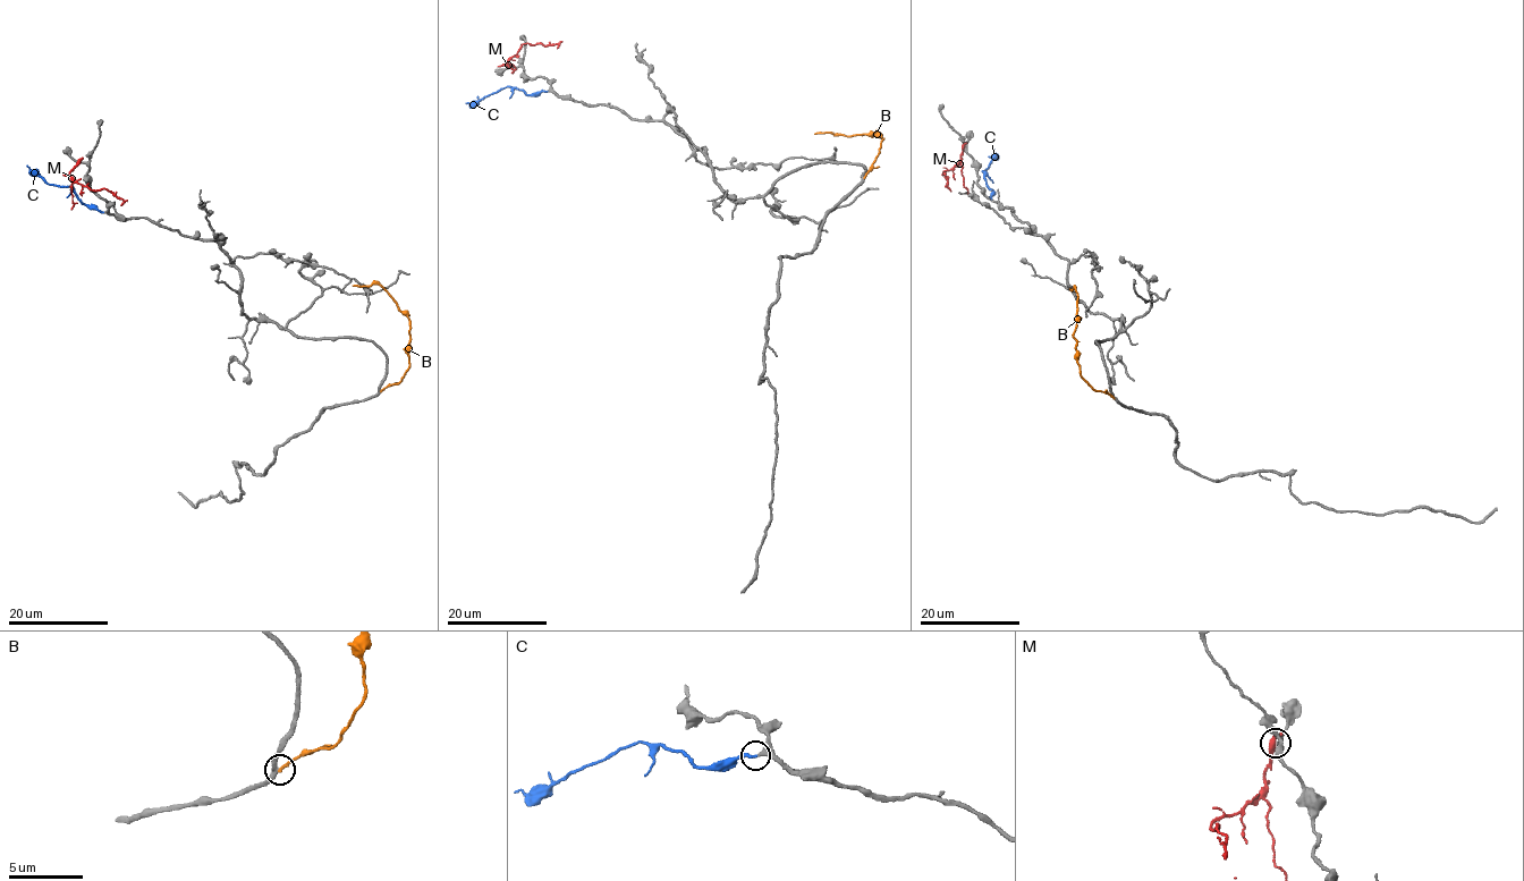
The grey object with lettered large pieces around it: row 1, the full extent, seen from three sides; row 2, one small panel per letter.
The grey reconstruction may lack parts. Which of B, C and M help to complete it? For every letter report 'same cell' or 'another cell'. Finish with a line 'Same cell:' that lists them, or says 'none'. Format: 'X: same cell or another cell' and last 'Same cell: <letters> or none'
B: another cell
C: same cell
M: another cell
Same cell: C

